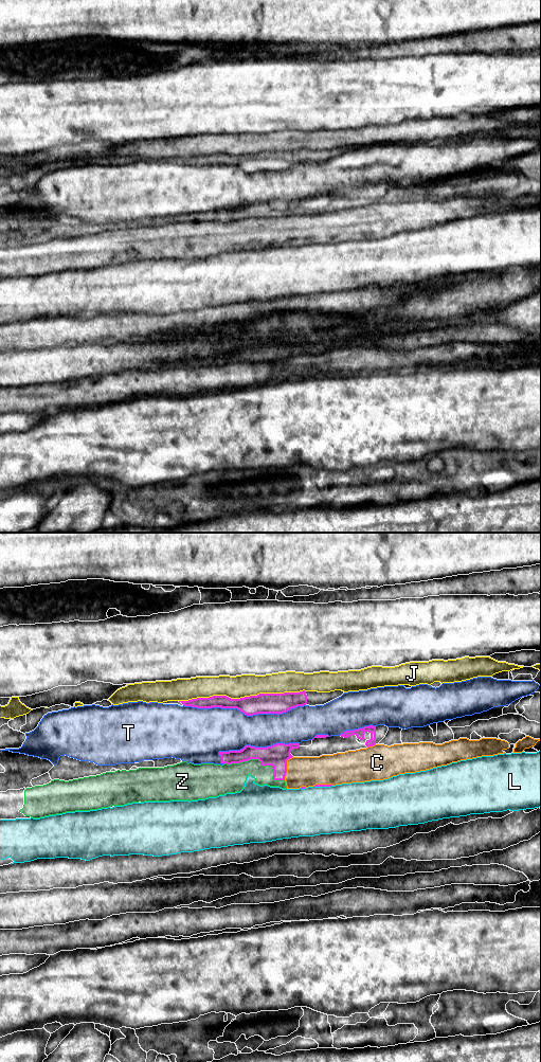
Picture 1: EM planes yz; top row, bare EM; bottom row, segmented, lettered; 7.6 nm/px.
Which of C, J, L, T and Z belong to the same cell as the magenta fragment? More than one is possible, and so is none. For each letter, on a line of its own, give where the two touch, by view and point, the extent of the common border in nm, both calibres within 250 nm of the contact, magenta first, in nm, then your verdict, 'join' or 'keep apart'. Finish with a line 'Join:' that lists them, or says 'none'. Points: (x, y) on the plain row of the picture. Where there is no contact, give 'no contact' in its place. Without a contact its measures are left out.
C: contact yz (286, 226); length 200 nm; calibres 170 and 220 nm; keep apart
J: contact yz (241, 156); length 950 nm; calibres 160 and 180 nm; keep apart
L: contact yz (322, 244); length 140 nm; calibres 20 and 360 nm; keep apart
T: contact yz (245, 172); length 950 nm; calibres 160 and 340 nm; keep apart
Z: contact yz (260, 219); length 480 nm; calibres 170 and 200 nm; keep apart
Join: none

